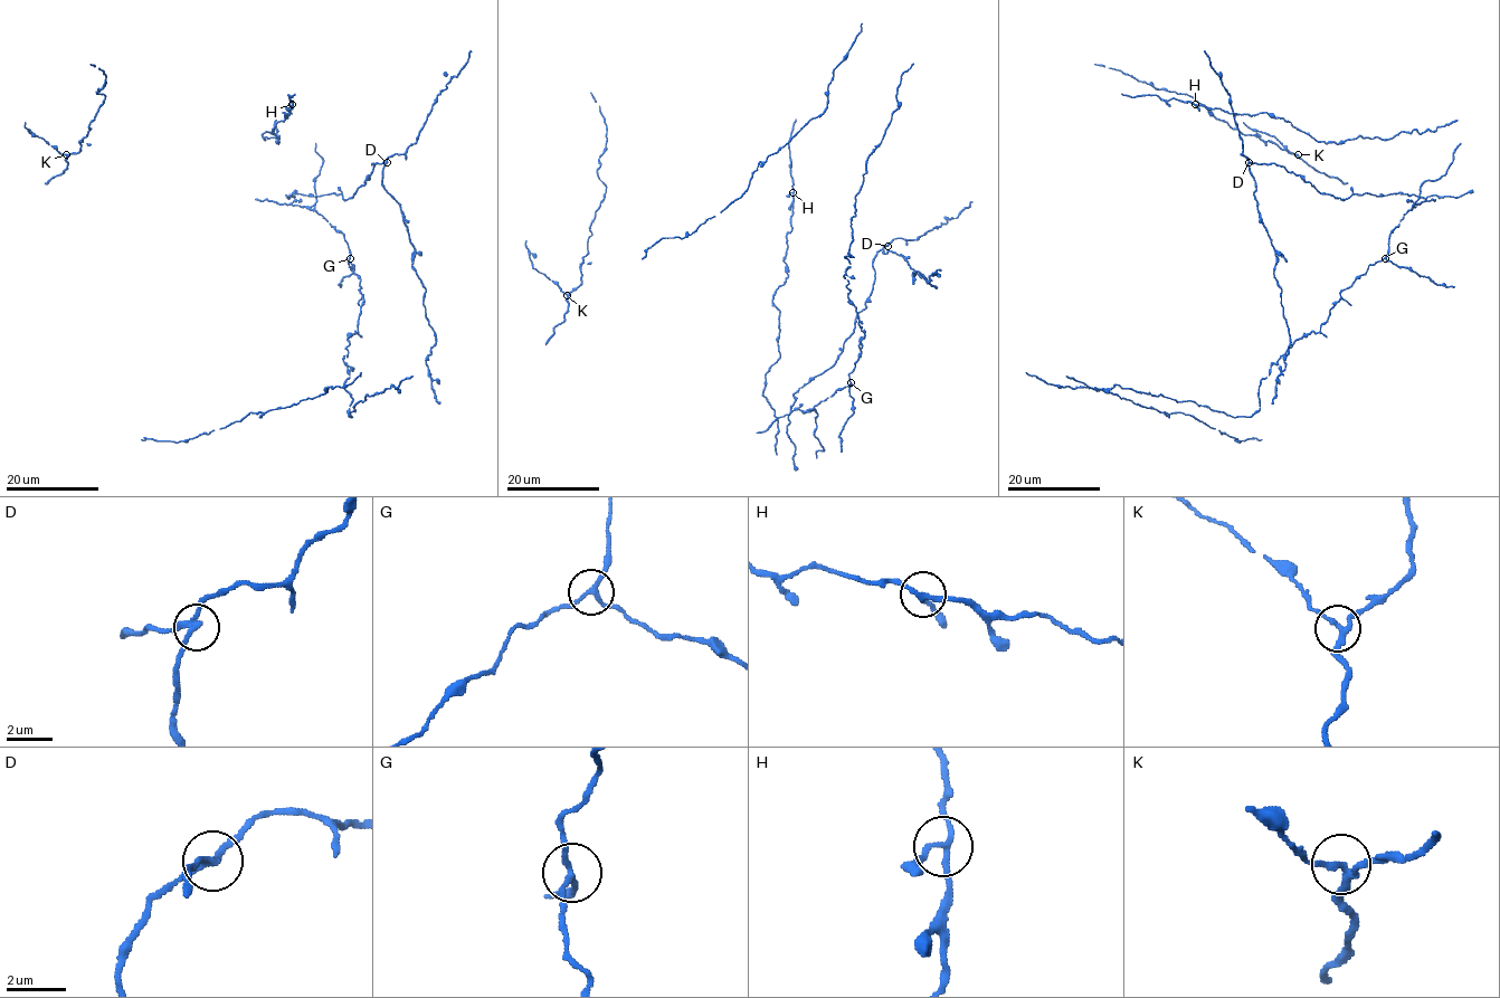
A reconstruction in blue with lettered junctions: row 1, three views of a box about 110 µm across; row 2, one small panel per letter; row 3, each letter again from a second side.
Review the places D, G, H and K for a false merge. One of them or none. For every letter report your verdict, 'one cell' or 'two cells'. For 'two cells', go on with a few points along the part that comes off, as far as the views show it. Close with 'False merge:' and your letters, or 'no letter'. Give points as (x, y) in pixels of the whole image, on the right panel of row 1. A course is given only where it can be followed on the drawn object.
D: two cells; course (1249, 162), (1260, 220), (1274, 248), (1274, 276), (1289, 331), (1288, 354), (1273, 404)
G: one cell
H: one cell
K: one cell
False merge: D

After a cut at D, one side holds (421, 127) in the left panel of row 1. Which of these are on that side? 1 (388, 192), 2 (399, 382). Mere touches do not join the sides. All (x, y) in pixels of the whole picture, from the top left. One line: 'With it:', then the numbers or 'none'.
With it: 2

